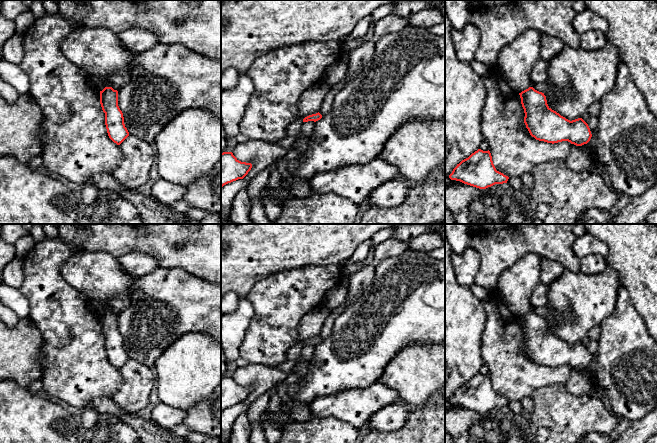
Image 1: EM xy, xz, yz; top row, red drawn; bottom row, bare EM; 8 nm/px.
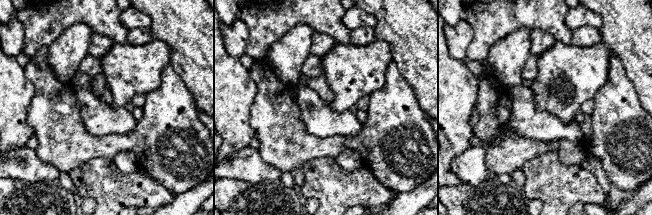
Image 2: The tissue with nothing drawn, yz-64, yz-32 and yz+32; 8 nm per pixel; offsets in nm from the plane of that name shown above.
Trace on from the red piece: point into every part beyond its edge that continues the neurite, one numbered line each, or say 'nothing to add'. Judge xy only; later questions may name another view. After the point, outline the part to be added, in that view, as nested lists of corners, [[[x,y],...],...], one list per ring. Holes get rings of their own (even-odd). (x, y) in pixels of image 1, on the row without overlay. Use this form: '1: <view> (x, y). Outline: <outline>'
nothing to add

